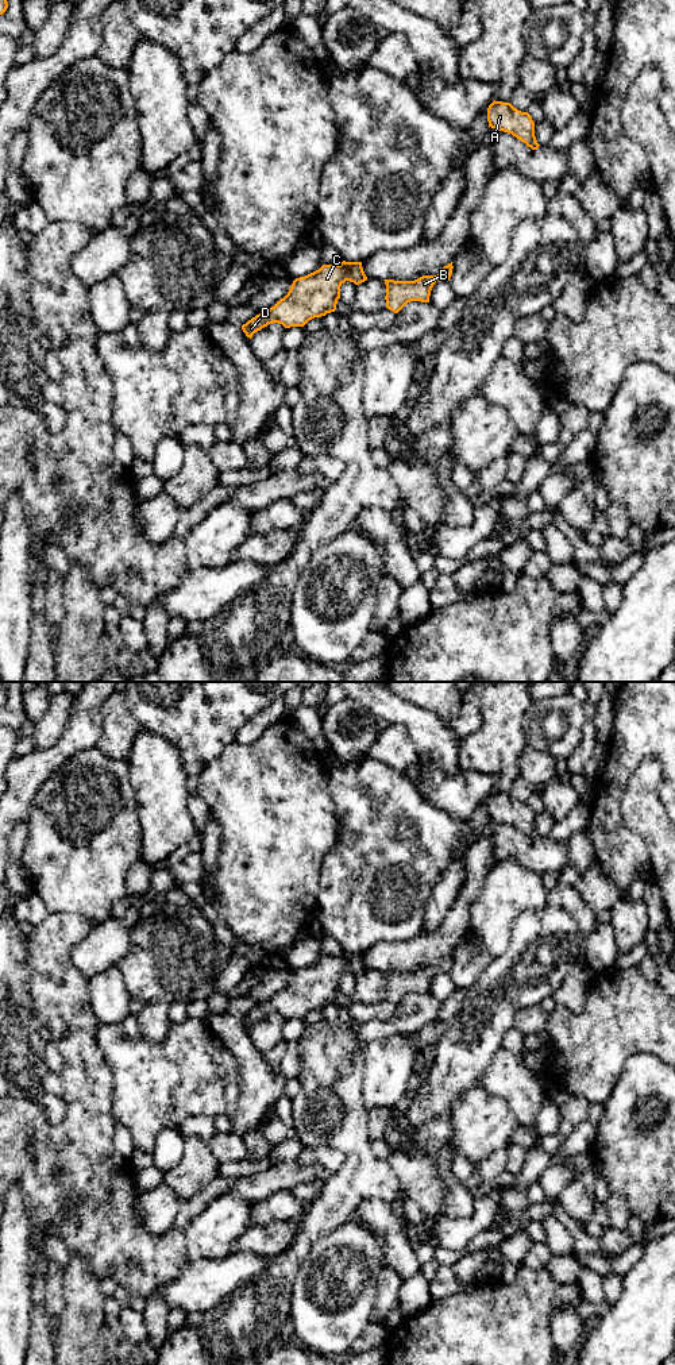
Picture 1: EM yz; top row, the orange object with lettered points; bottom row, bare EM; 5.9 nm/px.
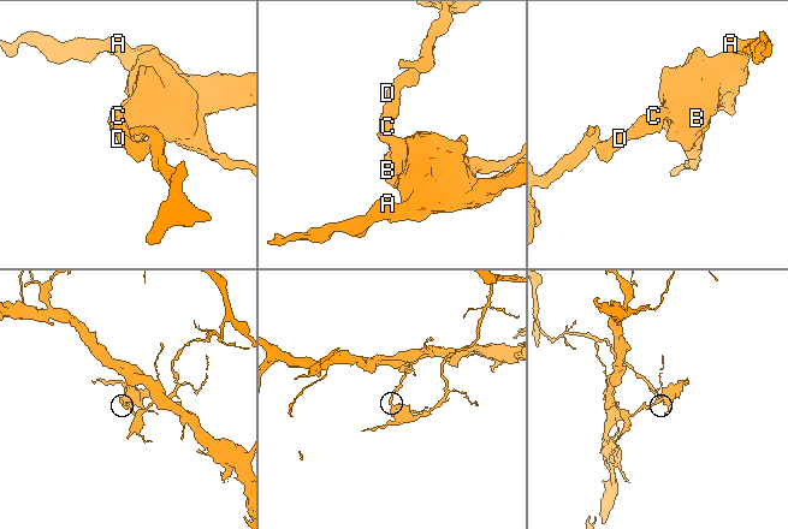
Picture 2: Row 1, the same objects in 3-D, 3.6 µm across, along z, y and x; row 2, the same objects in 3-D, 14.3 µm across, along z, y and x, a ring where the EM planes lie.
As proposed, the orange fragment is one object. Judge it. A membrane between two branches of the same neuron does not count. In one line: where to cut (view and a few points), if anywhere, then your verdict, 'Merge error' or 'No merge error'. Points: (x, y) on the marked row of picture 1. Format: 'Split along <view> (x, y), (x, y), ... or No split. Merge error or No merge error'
Split along yz (346, 262), (347, 280). Merge error

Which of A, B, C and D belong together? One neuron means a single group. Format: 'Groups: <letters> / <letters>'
Groups: A B / C D

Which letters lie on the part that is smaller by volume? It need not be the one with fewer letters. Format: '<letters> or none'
A, B

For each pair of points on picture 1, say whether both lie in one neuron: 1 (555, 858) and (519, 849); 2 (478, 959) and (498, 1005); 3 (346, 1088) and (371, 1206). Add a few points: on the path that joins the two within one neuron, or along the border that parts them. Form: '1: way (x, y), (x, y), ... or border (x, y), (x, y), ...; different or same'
1: way (546, 856), (528, 853); same
2: border (492, 959), (469, 988); different
3: border (389, 1205), (374, 1198), (365, 1198), (355, 1210); different

